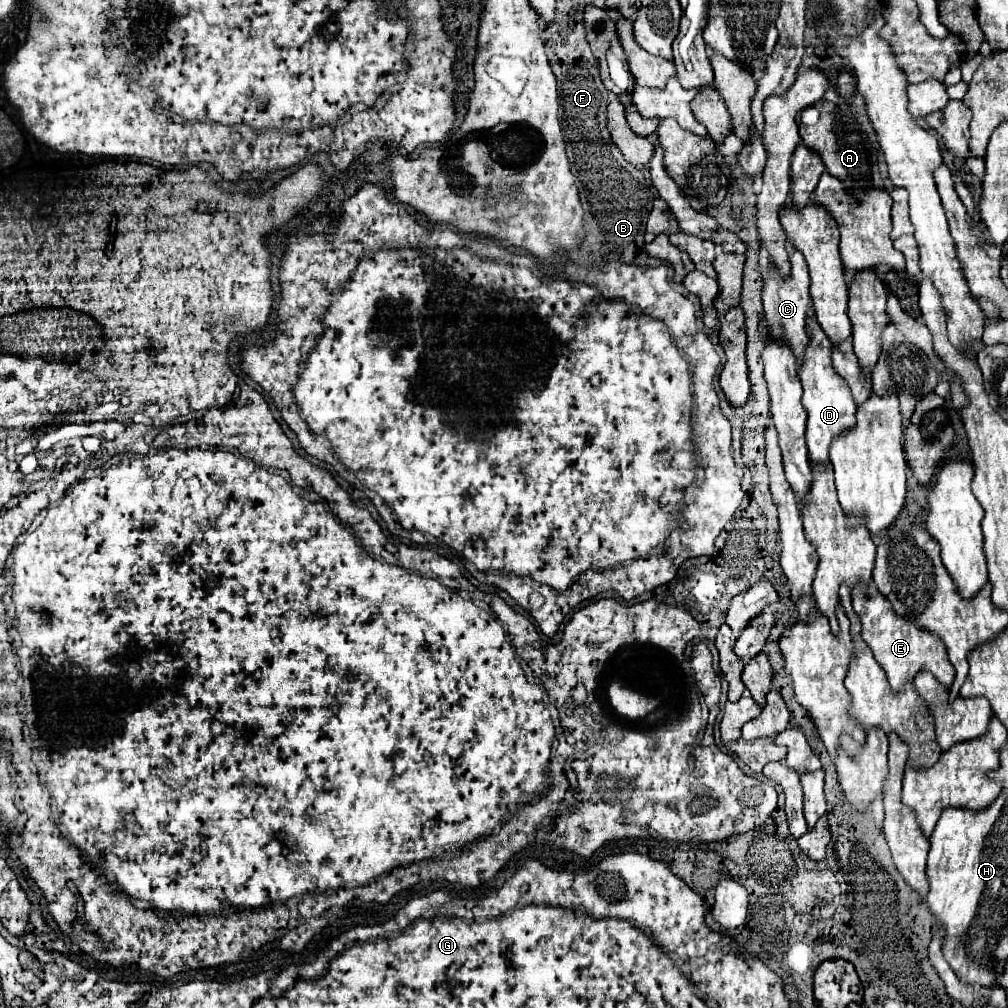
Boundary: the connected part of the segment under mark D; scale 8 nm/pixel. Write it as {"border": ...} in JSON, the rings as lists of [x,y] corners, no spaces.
{"border":[[[810,307],[810,347],[806,349],[806,363],[802,363],[798,375],[804,387],[802,405],[808,413],[808,425],[806,425],[806,443],[810,461],[822,467],[828,467],[828,449],[830,443],[852,431],[856,425],[856,405],[852,401],[850,389],[846,387],[846,381],[830,367],[830,339],[826,339],[824,331],[814,323],[814,309]]]}

